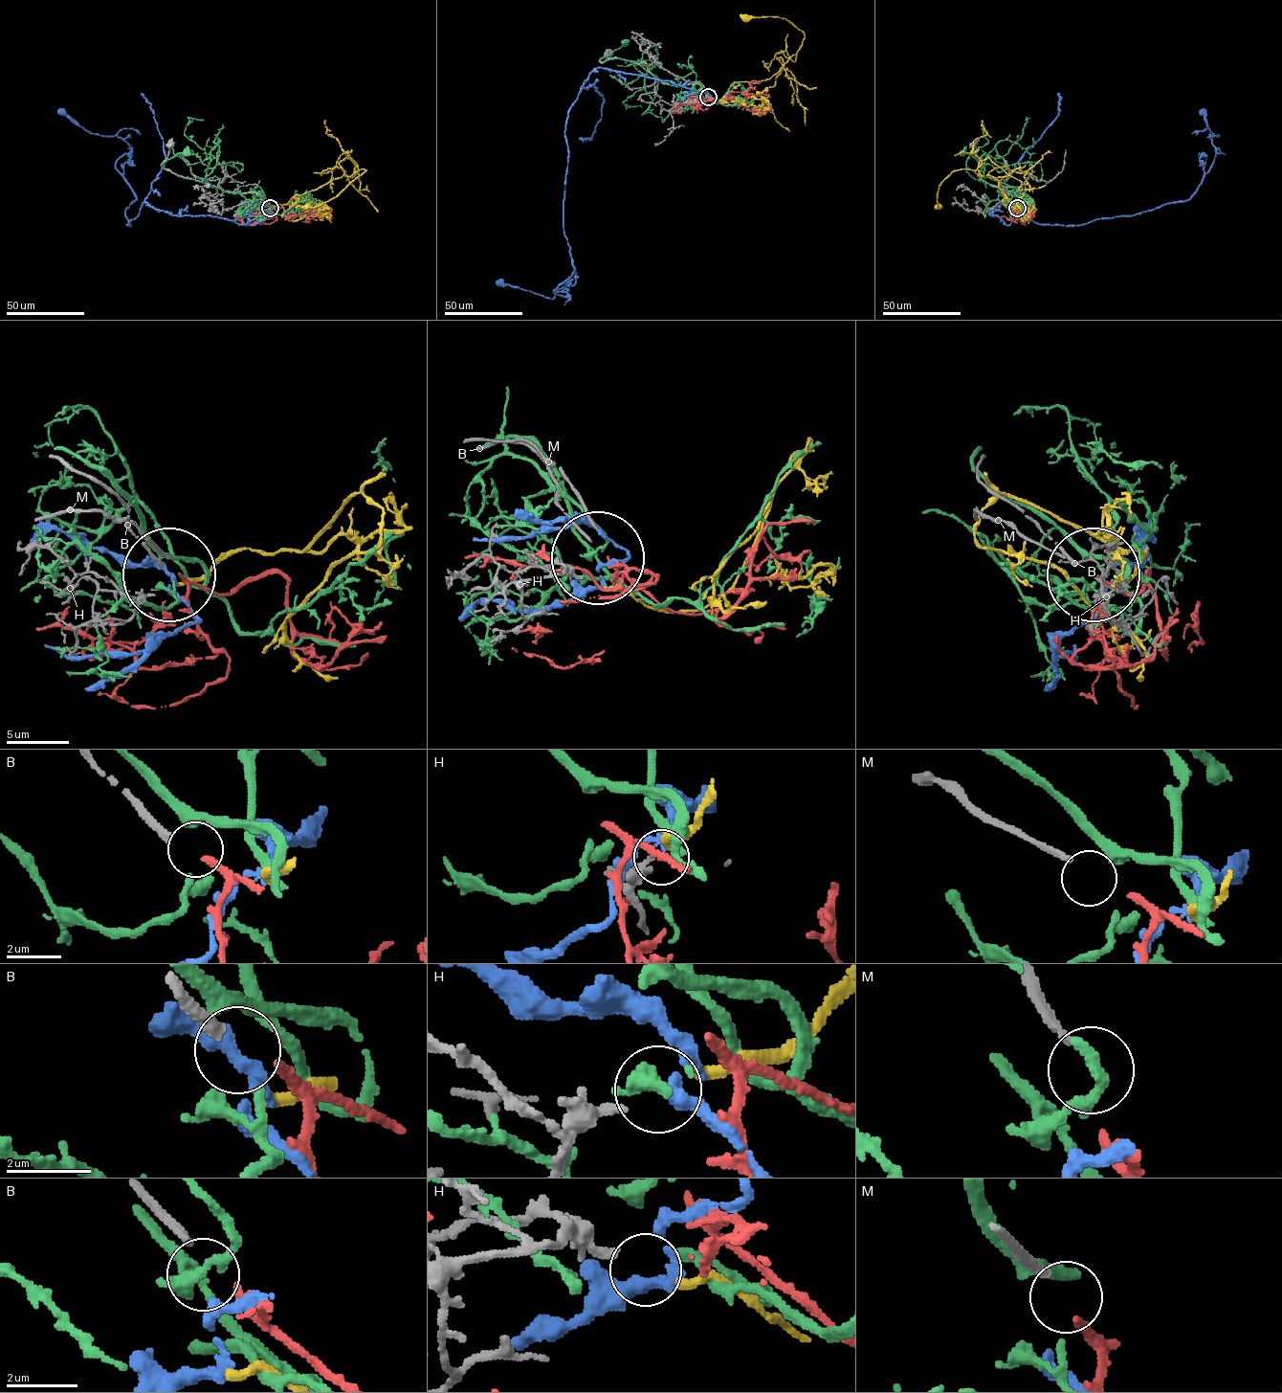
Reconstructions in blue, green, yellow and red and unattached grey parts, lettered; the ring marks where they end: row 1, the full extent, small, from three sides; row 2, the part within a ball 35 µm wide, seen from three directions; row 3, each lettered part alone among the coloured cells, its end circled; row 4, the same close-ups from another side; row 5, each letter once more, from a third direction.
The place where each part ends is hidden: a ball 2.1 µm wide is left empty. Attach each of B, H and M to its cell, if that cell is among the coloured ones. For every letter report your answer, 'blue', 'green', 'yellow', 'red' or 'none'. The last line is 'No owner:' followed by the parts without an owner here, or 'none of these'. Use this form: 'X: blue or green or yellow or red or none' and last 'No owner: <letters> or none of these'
B: red
H: yellow
M: none
No owner: M

